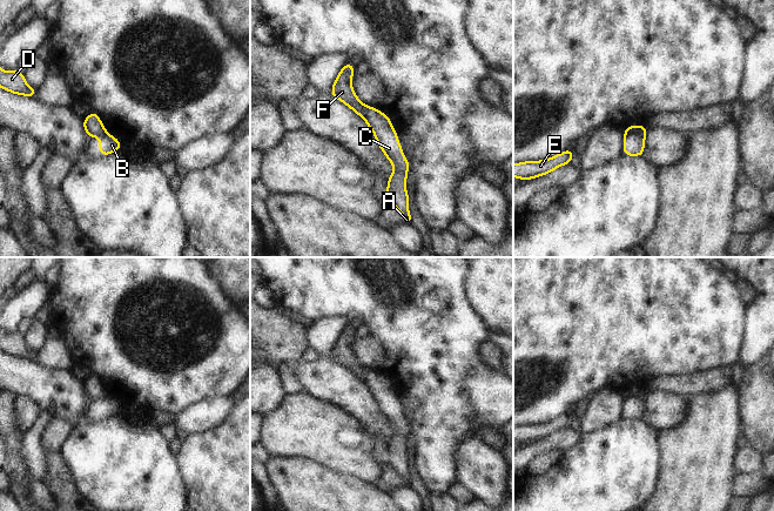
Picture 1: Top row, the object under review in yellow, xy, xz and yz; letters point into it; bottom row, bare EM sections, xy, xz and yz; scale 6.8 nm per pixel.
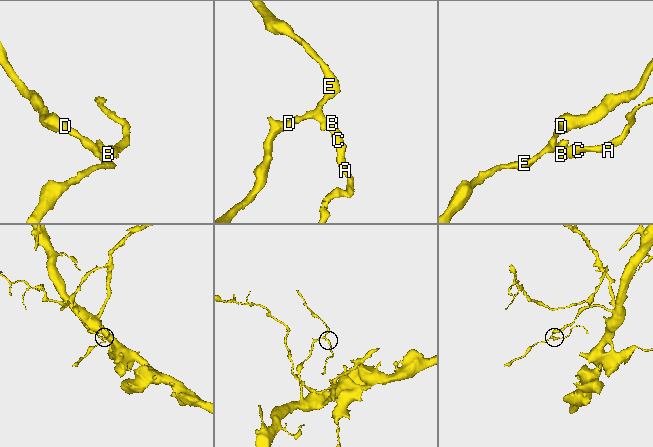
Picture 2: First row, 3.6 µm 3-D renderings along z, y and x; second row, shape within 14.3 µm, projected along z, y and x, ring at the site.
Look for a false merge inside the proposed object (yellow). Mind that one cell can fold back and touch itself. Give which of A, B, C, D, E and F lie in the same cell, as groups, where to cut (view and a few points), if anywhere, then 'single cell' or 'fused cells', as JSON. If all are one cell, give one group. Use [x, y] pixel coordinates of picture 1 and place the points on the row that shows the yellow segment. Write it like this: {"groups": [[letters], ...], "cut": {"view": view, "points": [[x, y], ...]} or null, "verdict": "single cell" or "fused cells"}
{"groups": [["A", "B", "C"], ["D", "E", "F"]], "cut": {"view": "yz", "points": [[640, 126], [625, 136]]}, "verdict": "fused cells"}

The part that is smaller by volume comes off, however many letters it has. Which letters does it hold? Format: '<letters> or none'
A, B, C

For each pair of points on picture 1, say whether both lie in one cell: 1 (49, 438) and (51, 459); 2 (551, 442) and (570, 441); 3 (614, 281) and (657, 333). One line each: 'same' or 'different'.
1: different
2: same
3: same

